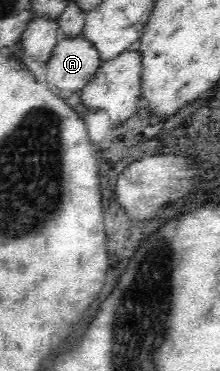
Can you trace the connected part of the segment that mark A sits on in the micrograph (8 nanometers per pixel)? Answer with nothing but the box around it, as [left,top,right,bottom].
[47,35,102,91]

